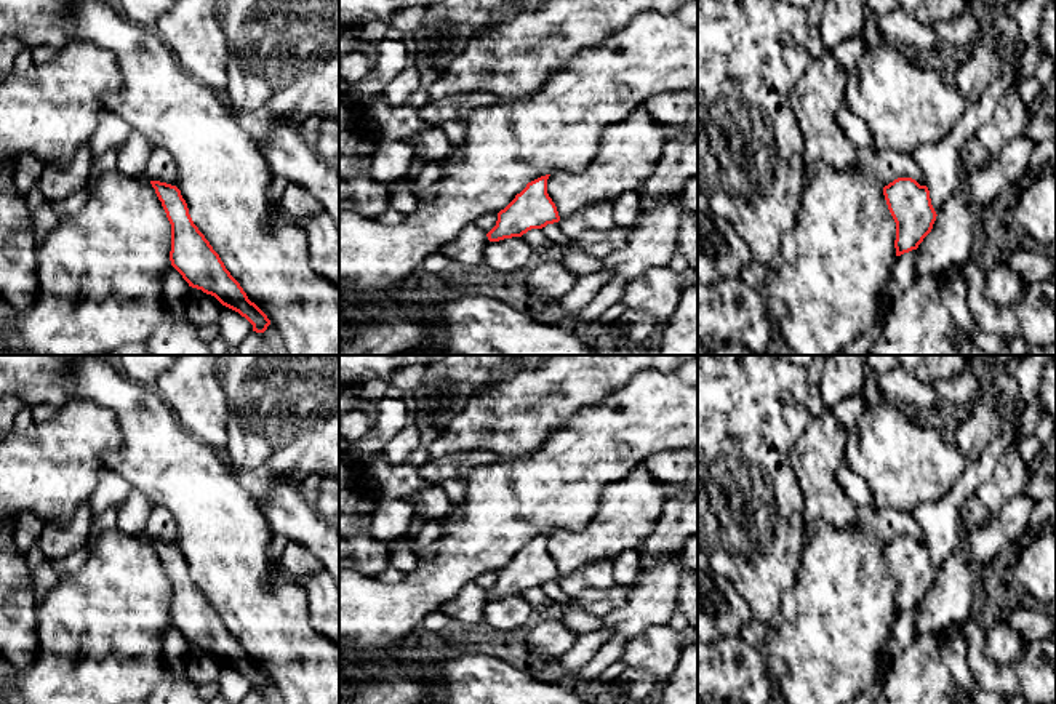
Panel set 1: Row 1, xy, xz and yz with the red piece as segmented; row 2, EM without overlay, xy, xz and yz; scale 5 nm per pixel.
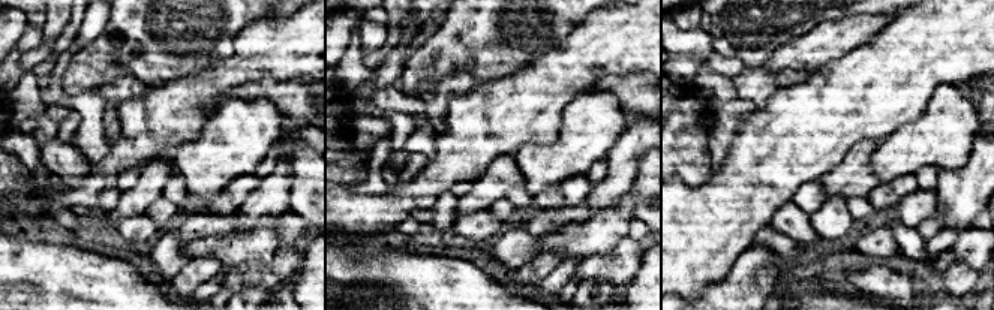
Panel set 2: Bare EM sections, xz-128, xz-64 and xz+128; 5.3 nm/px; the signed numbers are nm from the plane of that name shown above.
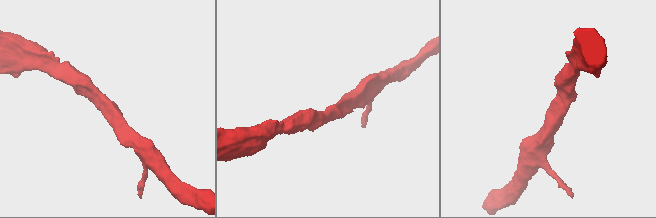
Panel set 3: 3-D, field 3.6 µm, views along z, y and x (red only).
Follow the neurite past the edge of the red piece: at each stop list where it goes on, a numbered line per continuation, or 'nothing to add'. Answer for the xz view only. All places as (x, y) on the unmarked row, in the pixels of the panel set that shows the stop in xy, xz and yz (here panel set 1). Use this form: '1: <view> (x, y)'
1: xz (487, 580)

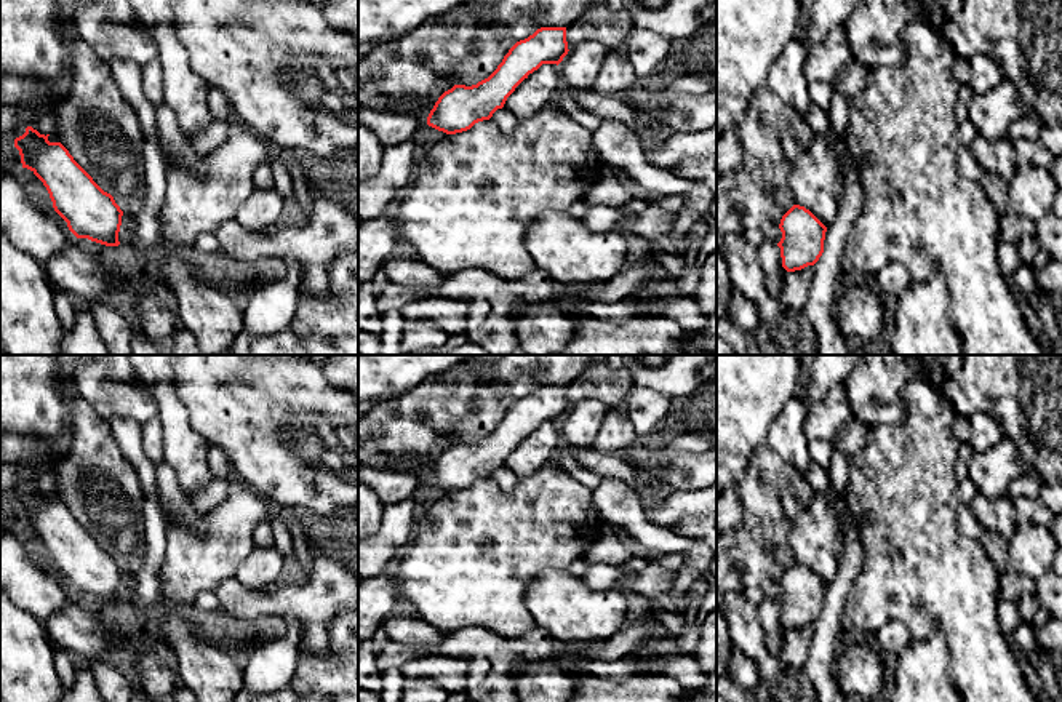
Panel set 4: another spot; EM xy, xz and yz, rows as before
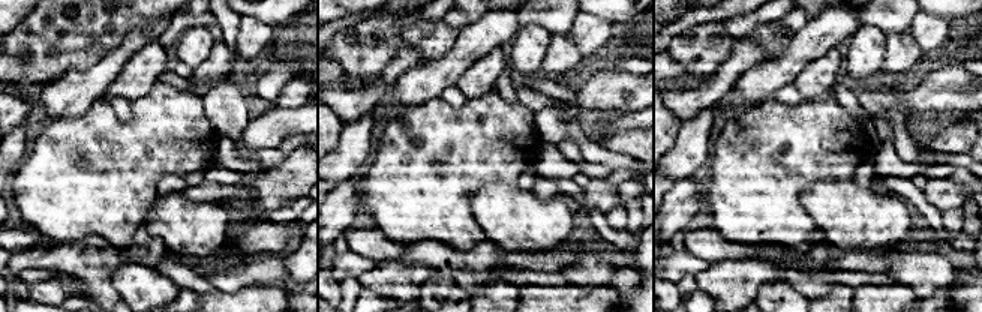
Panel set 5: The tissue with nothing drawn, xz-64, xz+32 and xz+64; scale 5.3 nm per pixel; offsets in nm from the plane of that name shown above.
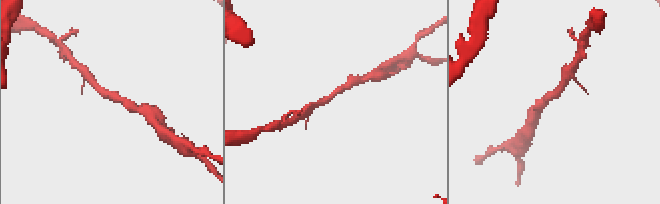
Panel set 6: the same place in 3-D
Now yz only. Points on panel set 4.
nothing to add

